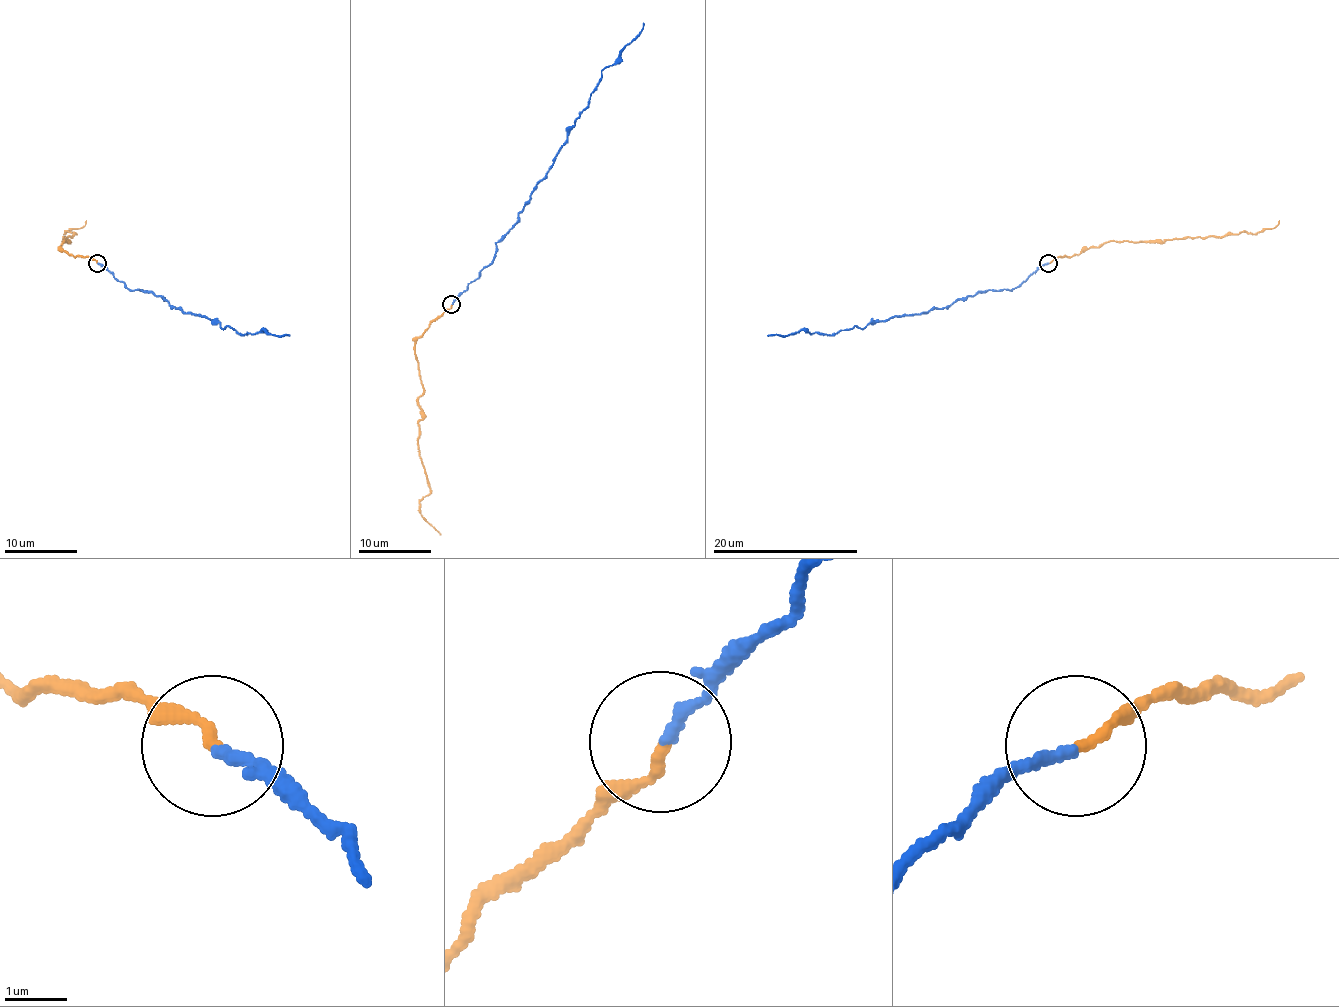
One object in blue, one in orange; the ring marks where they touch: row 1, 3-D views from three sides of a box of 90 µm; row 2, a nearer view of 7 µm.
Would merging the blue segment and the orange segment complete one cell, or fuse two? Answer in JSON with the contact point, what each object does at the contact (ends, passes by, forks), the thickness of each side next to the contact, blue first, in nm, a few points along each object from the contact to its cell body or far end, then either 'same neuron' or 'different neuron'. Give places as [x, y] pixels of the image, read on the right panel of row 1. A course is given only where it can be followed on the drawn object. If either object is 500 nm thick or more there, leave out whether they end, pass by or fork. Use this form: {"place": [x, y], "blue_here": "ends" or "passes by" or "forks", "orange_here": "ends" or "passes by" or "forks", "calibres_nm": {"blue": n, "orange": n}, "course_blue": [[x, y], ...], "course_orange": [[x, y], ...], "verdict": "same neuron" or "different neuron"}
{"place": [1048, 263], "blue_here": "ends", "orange_here": "ends", "calibres_nm": {"blue": 180, "orange": 160}, "course_blue": [[1049, 262], [1013, 289], [987, 289], [924, 313], [871, 320], [864, 328], [831, 335], [804, 329], [767, 335]], "course_orange": [[1049, 262], [1111, 240], [1165, 242], [1258, 233], [1274, 228], [1279, 220]], "verdict": "different neuron"}

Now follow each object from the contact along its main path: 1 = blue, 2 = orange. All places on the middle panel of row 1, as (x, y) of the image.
1: (452, 304), (495, 254), (495, 243), (517, 221), (517, 214), (566, 139), (601, 72), (612, 65), (644, 23)
2: (452, 304), (415, 343), (423, 386), (417, 451), (430, 490), (419, 502), (419, 513), (441, 535)

